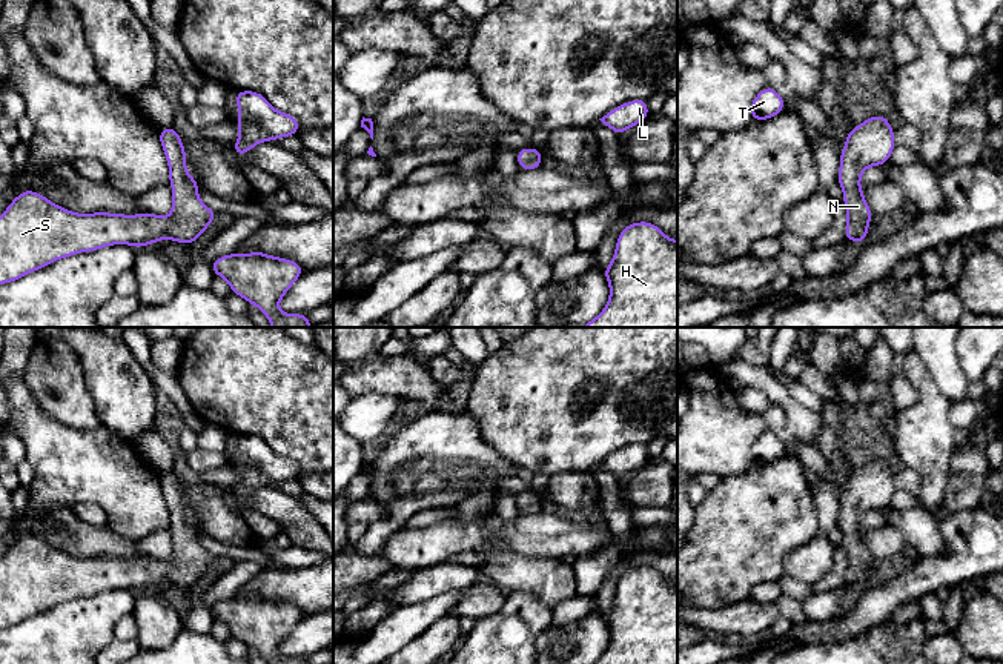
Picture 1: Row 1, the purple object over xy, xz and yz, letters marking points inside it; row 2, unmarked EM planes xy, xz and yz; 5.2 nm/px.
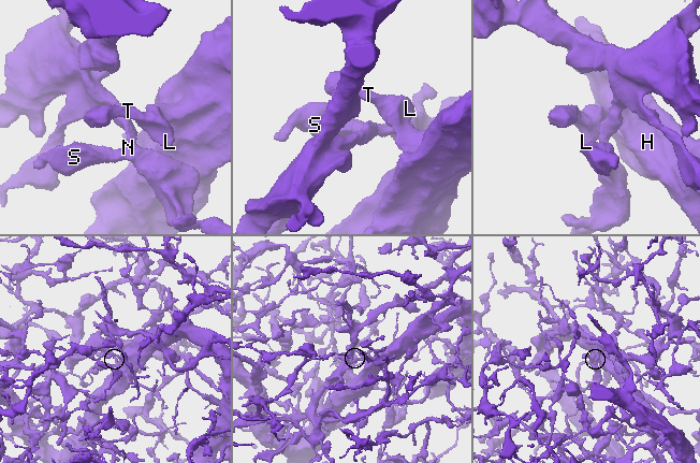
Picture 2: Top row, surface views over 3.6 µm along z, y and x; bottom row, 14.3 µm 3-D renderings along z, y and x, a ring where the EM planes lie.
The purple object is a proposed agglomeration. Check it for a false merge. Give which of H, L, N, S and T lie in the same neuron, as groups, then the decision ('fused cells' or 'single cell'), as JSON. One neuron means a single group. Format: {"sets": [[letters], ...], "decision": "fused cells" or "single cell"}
{"sets": [["H", "L", "N", "S", "T"]], "decision": "single cell"}

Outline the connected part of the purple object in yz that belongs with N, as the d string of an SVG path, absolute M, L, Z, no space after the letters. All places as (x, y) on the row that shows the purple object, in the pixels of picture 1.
M877 114L846 134L845 146L839 155L840 168L837 174L837 181L843 189L842 201L848 214L846 241L866 241L868 226L874 214L865 201L860 177L865 169L889 161L895 146L894 129L885 115Z

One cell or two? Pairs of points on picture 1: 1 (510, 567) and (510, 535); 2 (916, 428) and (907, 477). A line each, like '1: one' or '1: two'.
1: two
2: two

